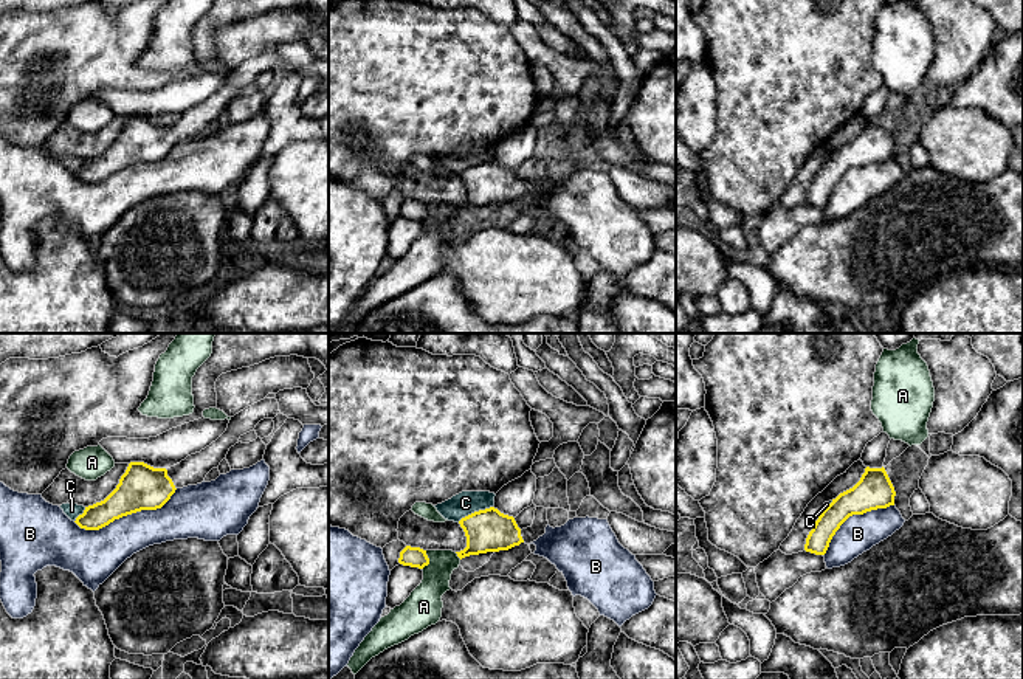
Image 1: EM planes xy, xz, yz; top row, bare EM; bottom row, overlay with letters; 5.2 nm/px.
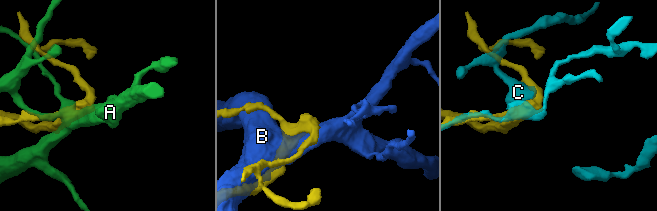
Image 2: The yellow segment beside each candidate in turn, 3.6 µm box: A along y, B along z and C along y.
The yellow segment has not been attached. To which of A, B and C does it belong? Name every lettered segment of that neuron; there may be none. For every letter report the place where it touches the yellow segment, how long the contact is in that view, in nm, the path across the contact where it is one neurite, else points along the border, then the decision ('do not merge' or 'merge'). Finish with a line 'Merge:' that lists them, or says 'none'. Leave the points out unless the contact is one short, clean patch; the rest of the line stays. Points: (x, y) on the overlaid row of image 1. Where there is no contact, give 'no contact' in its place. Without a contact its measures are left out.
A: contact xz (428, 560); length 110 nm; do not merge
B: contact xy (126, 515); length 550 nm; do not merge
C: contact xz (475, 512); length 200 nm; do not merge
Merge: none

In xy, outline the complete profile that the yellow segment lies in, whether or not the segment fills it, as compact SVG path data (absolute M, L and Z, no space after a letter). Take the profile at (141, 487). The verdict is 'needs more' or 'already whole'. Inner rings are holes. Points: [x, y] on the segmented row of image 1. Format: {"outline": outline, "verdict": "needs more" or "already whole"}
{"outline": "M265 397L231 417L226 431L215 442L170 468L130 462L116 488L104 501L85 507L74 522L85 530L99 530L122 516L161 508L177 488L202 484L243 434L279 412L277 400Z", "verdict": "needs more"}

